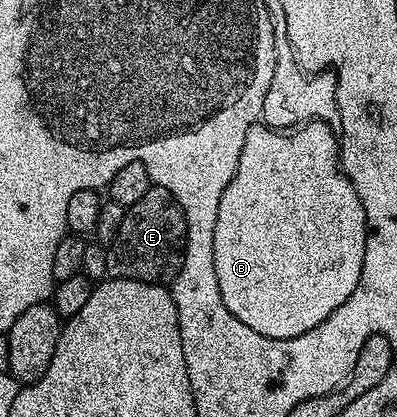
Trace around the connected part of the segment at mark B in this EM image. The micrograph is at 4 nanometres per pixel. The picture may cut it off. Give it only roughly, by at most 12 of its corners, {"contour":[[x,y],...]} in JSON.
{"contour":[[324,121],[256,123],[220,195],[224,307],[268,339],[360,283],[366,212]]}

